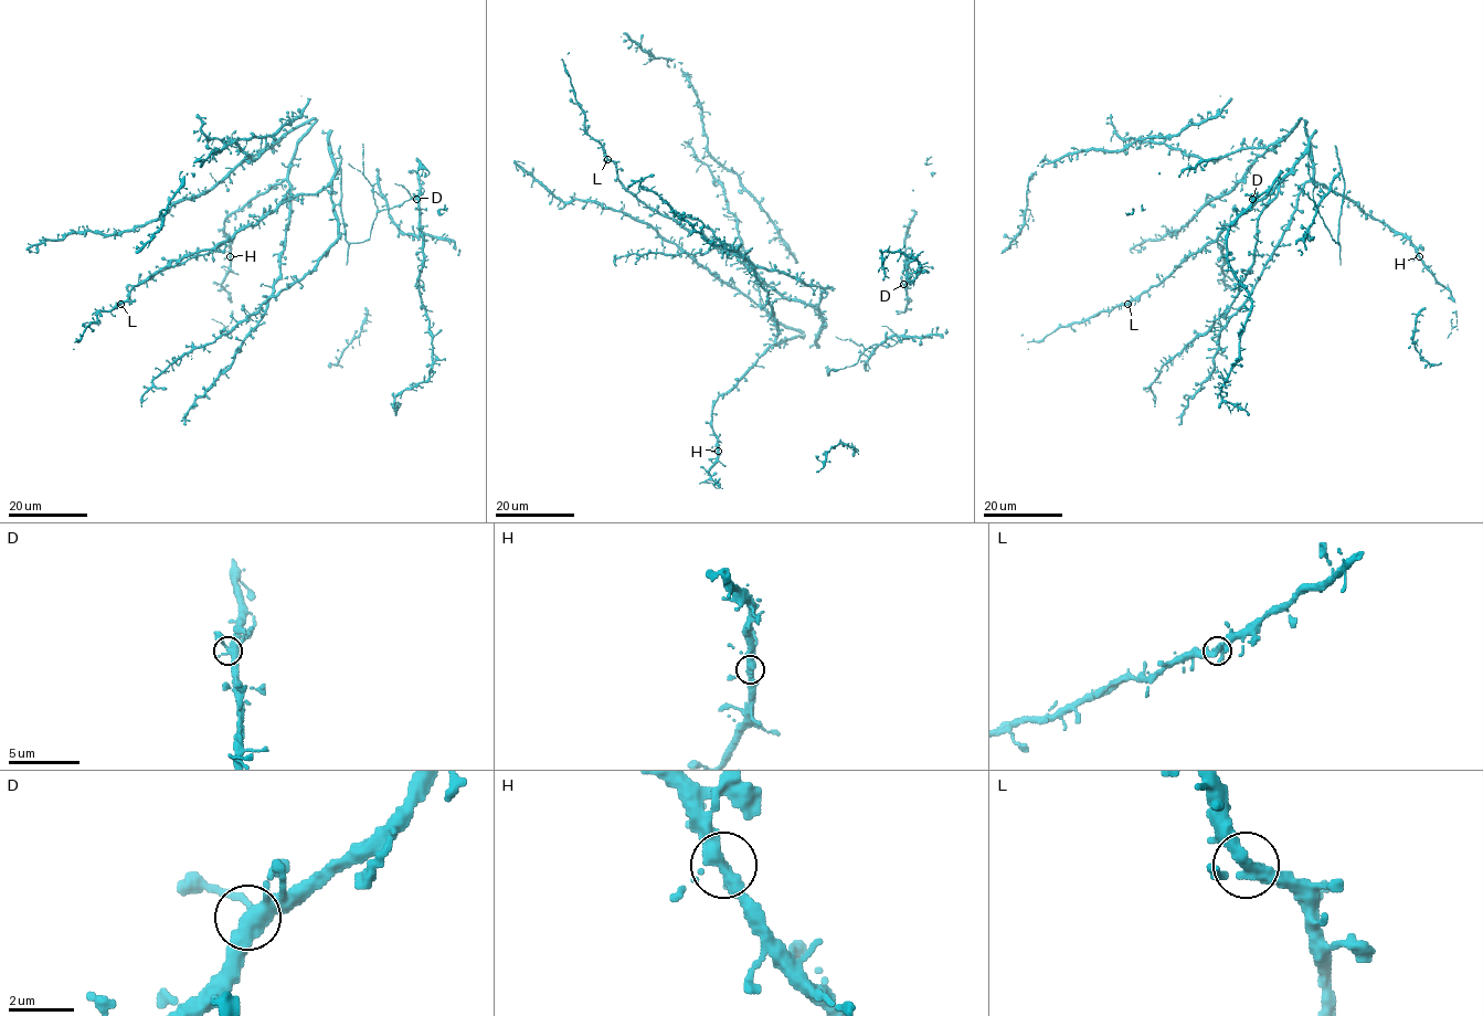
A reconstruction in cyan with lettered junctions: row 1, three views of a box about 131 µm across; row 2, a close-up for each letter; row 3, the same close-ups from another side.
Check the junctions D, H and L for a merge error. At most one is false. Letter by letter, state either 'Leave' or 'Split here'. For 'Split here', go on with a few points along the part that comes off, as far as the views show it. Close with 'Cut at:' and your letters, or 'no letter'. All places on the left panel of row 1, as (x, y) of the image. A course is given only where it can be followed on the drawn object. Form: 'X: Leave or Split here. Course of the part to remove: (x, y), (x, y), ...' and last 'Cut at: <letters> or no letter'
D: Leave
H: Leave
L: Leave
Cut at: no letter

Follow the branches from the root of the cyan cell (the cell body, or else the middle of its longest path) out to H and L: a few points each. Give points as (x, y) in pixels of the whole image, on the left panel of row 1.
H: (266, 308), (279, 275), (288, 222), (289, 186), (286, 180), (255, 196), (224, 221), (230, 256)
L: (266, 308), (261, 306), (307, 274), (337, 237), (329, 186), (294, 196), (208, 250), (173, 260), (120, 303)

